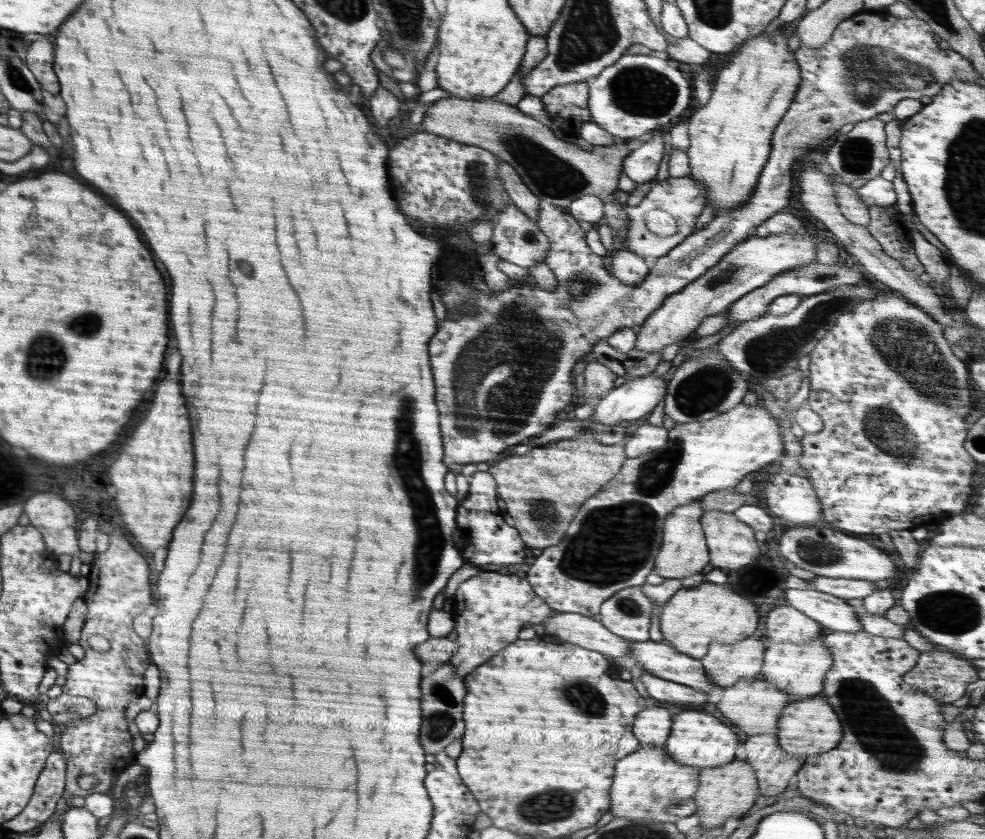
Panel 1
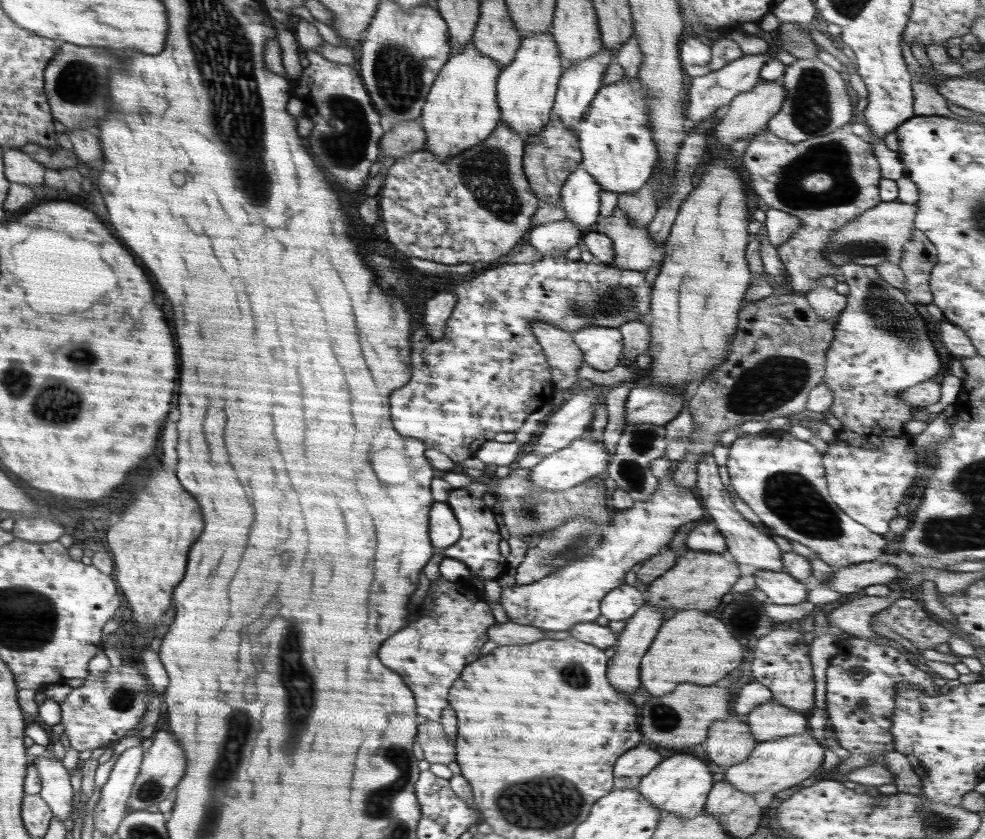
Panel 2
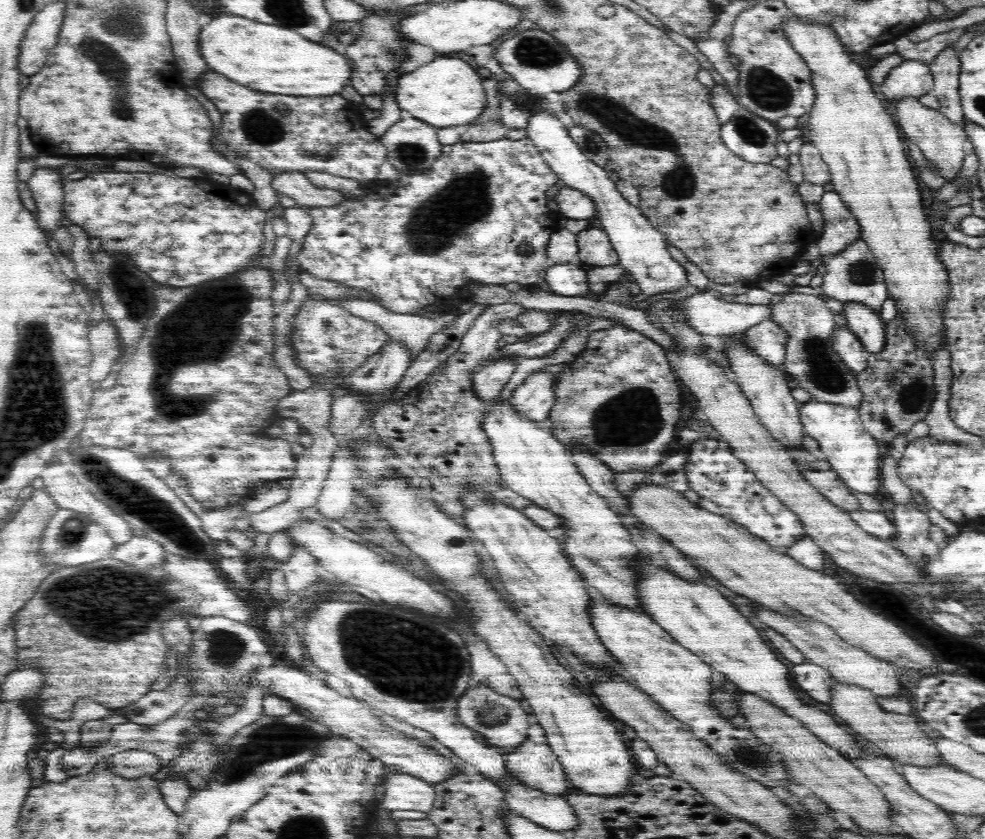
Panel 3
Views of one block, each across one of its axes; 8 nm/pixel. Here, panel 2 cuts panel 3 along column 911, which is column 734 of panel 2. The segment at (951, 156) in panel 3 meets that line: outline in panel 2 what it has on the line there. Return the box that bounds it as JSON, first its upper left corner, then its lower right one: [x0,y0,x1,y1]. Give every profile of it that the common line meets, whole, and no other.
[715,78,786,146]

